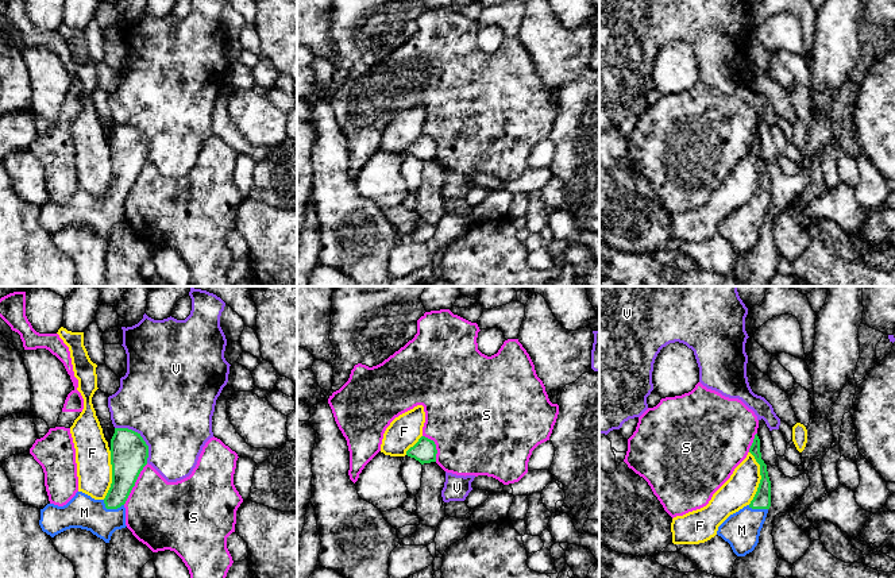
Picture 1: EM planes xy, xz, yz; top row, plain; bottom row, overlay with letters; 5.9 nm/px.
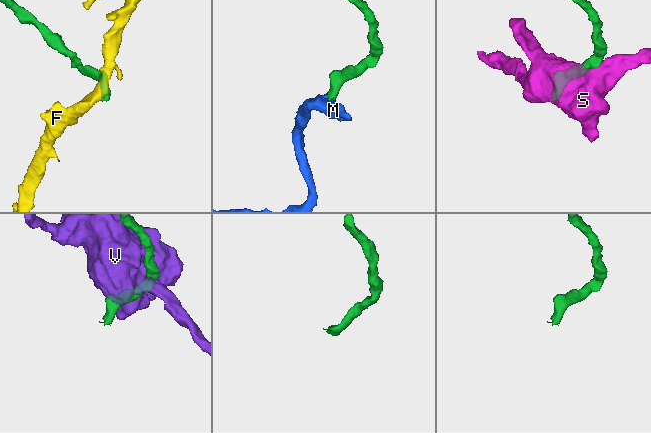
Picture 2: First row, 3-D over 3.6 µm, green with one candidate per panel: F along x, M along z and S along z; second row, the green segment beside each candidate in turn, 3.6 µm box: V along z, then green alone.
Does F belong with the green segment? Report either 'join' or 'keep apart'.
keep apart

